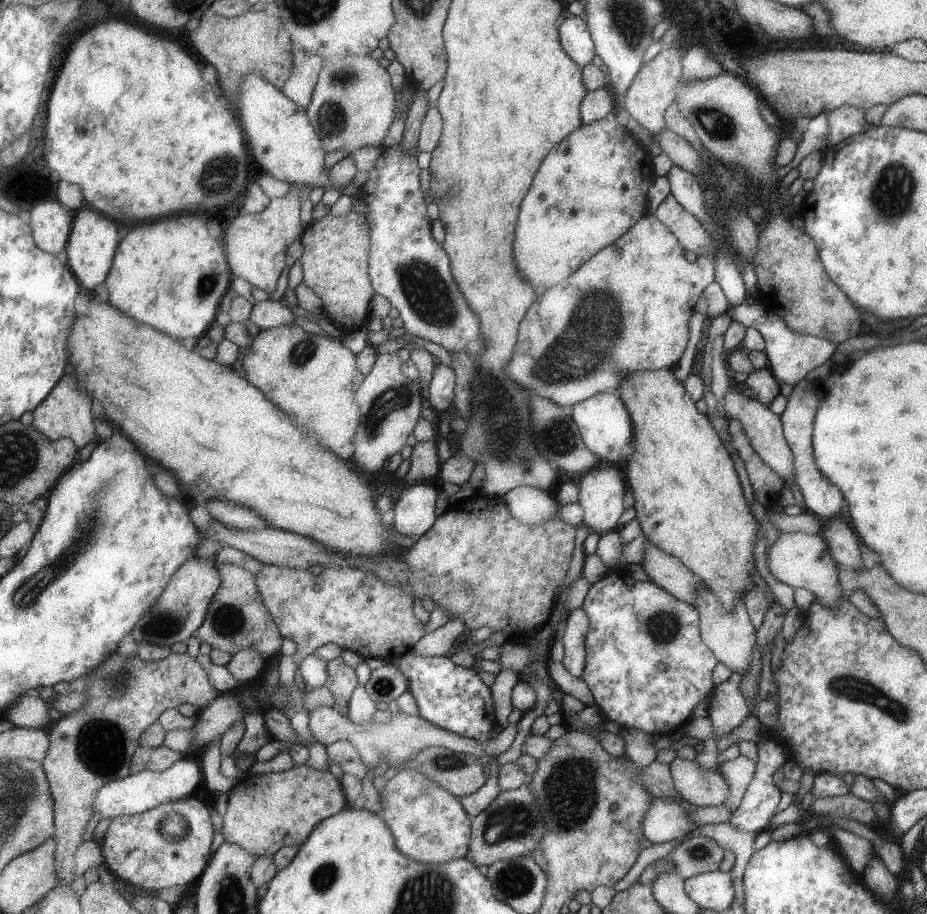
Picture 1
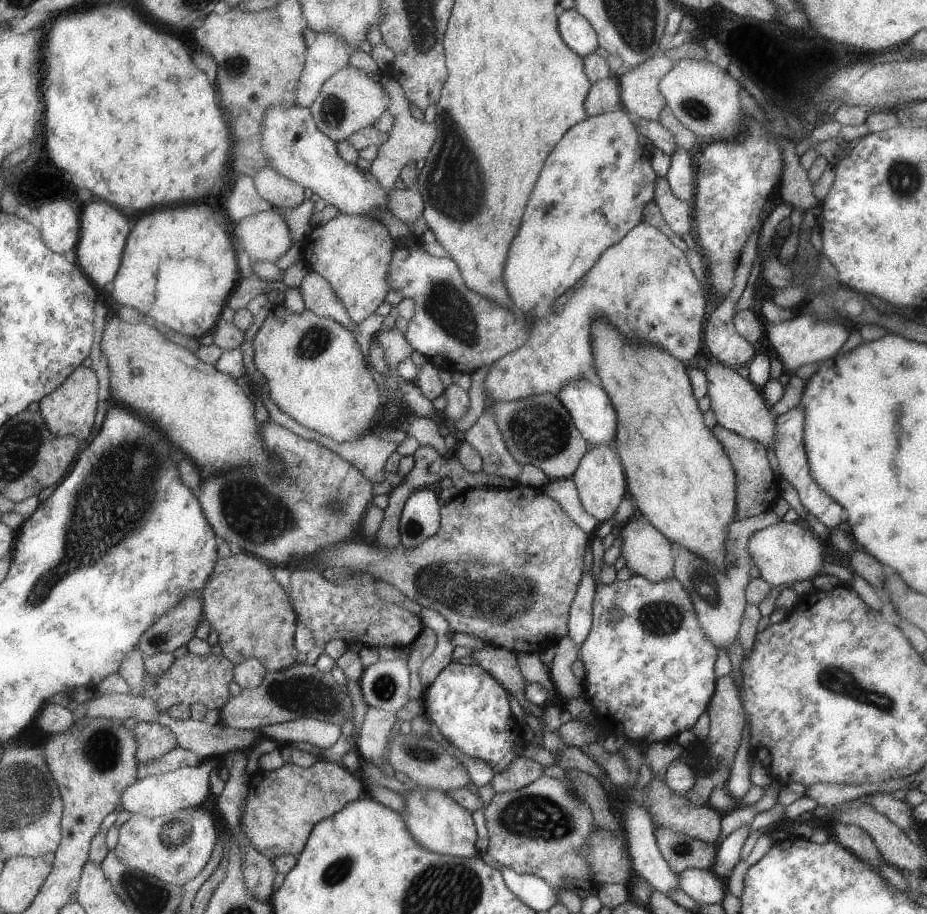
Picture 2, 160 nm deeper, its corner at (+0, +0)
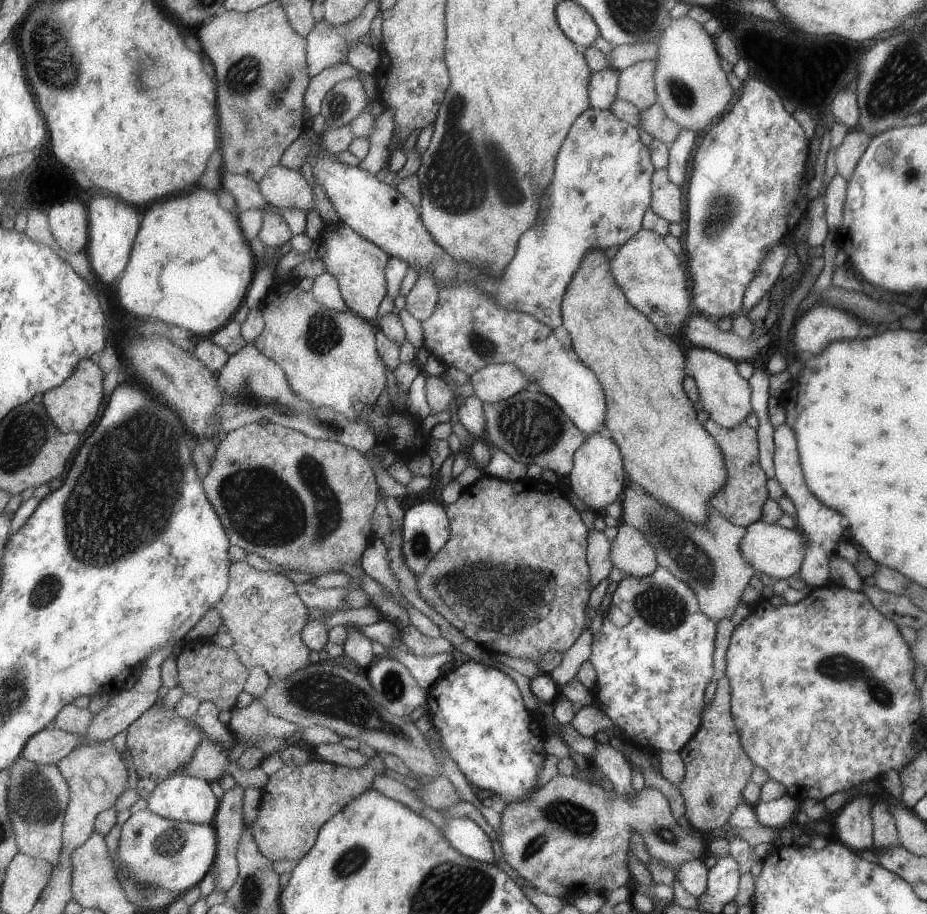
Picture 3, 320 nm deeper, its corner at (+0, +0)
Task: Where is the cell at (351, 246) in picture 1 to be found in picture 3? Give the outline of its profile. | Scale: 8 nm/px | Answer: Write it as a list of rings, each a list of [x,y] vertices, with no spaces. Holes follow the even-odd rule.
[[[343,220],[340,221],[339,226],[329,226],[320,234],[319,240],[325,248],[323,260],[328,272],[337,277],[349,310],[376,322],[379,304],[388,296],[386,270],[392,256],[378,244],[361,236]]]

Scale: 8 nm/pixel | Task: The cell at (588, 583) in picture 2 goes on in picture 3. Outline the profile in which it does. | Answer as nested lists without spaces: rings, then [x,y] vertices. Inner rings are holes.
[[[592,529],[587,539],[587,564],[589,565],[589,582],[592,589],[611,570],[612,562],[609,556],[610,542],[604,531]]]

